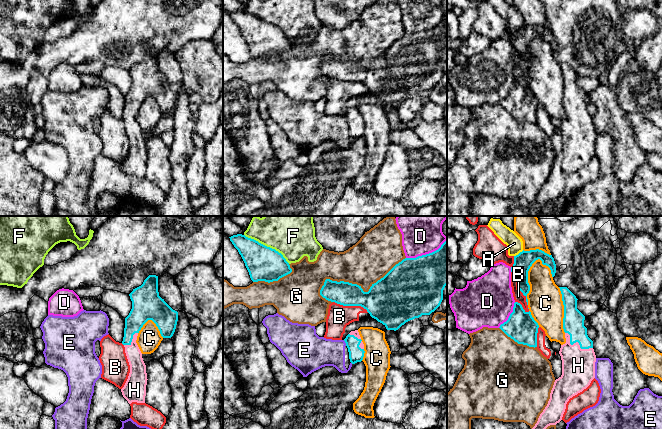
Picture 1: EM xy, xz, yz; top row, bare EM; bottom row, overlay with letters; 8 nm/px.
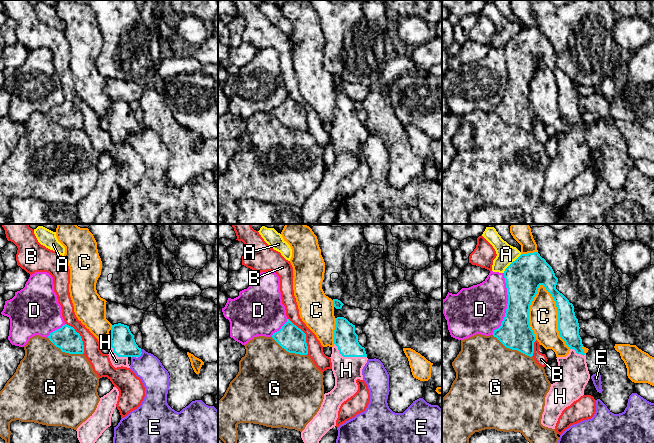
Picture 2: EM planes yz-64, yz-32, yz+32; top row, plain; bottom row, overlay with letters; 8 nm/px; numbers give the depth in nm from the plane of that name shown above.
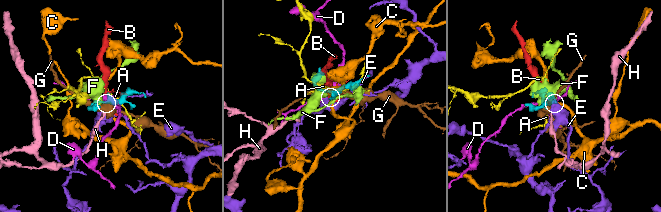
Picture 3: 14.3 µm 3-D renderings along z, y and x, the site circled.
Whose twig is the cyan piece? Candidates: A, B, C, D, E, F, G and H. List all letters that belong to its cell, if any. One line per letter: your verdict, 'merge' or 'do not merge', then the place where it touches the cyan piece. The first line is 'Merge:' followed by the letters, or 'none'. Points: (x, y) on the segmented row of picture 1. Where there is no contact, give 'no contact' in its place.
Merge: H
A: do not merge | yz (519, 253)
B: do not merge | xz (351, 305)
C: do not merge | yz (527, 281)
D: do not merge | xz (426, 254)
E: do not merge | xz (345, 342)
F: do not merge | xz (266, 246)
G: do not merge | xz (358, 285)
H: merge | yz (576, 341)

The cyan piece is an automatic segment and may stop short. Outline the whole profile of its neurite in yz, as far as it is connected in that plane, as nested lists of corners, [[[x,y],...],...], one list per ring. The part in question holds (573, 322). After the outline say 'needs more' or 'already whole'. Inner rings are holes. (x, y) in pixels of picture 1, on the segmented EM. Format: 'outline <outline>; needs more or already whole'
outline [[[567,287],[559,288],[564,305],[563,329],[566,338],[566,343],[561,345],[559,351],[562,360],[562,375],[555,380],[548,404],[532,429],[546,429],[550,425],[559,423],[569,399],[586,389],[595,378],[596,355],[593,341],[588,337],[587,328],[584,326],[585,316],[577,309],[576,296]]]; needs more

